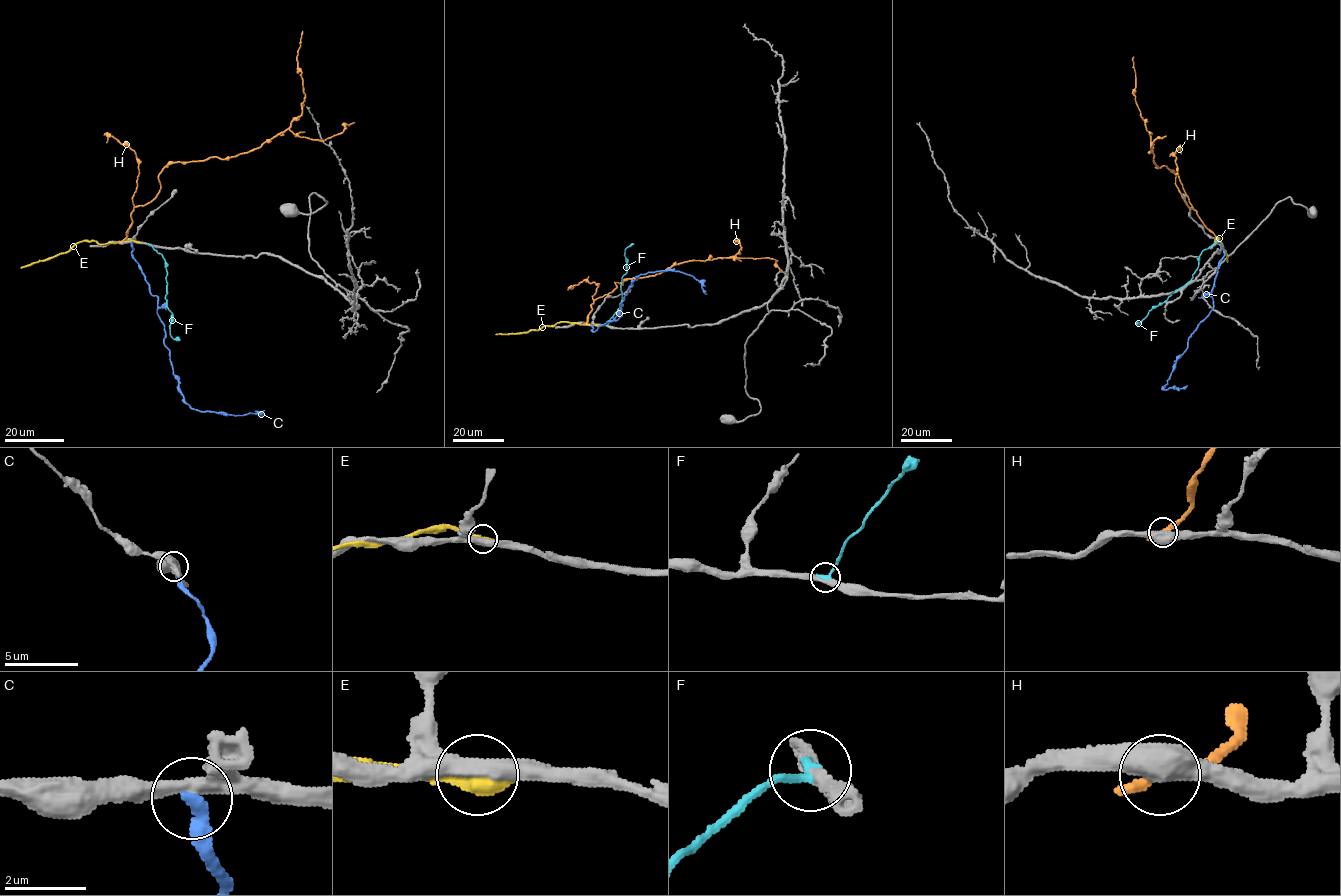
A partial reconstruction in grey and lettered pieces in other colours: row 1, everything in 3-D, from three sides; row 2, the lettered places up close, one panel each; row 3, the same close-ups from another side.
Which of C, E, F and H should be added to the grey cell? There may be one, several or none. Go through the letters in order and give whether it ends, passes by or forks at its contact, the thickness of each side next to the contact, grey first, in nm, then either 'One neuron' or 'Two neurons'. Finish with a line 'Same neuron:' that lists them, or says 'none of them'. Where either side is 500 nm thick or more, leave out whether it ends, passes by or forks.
C: It ends there. Thickness 440 nm (grey) against 280 nm. Two neurons
E: Thickness 420 nm (grey) against 500 nm. Two neurons
F: It ends there. Thickness 320 nm (grey) against 360 nm. One neuron
H: Thickness 550 nm (grey) against 360 nm. Two neurons
Same neuron: F

